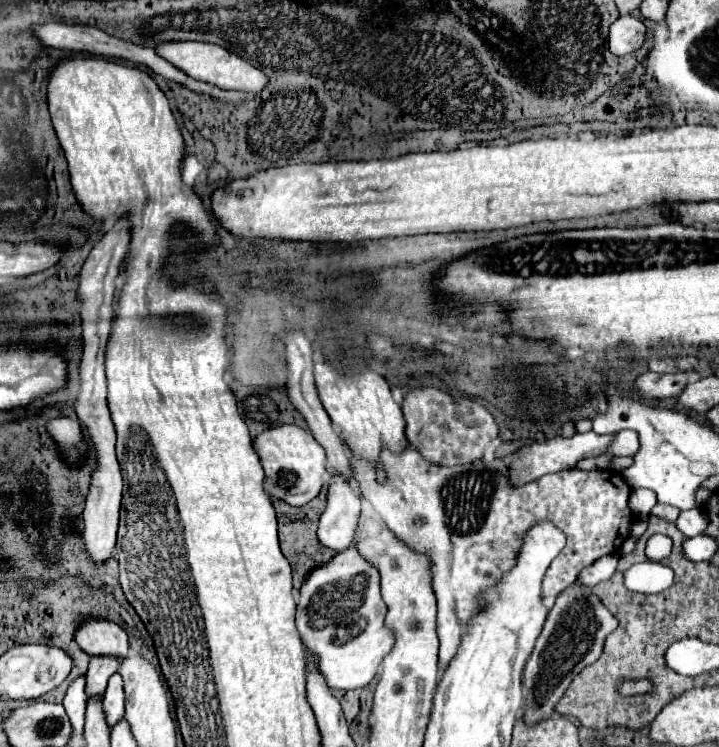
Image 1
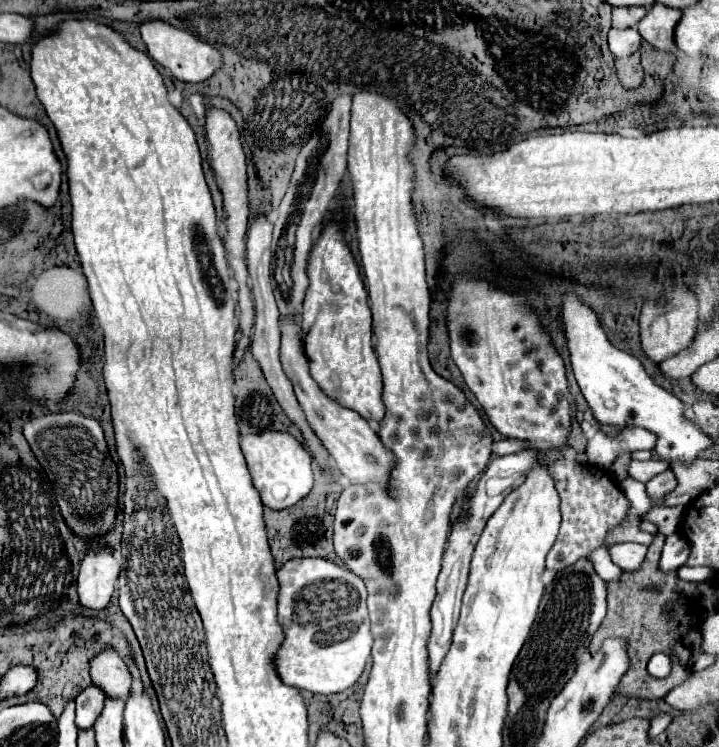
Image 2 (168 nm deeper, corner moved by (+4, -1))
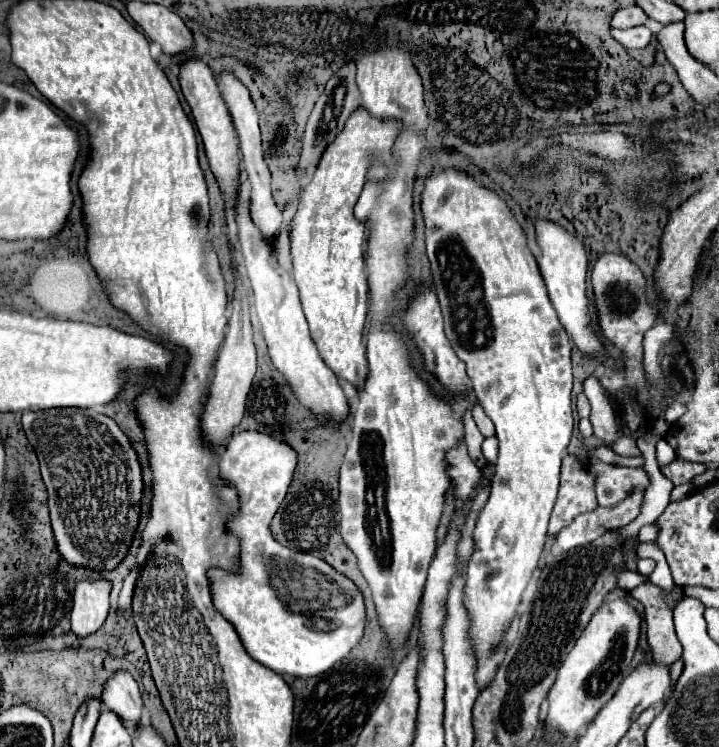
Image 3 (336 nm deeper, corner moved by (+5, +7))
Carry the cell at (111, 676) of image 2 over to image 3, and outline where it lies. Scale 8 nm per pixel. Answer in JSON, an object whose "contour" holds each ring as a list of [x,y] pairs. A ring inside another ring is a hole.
{"contour":[[[116,670],[102,688],[102,702],[108,710],[116,712],[124,724],[134,728],[140,724],[142,718],[142,694],[132,678],[130,672],[126,670]]]}

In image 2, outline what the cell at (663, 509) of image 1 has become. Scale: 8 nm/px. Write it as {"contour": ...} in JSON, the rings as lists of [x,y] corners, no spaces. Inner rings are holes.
{"contour":[[[667,470],[667,472],[663,472],[663,474],[657,474],[655,478],[651,478],[651,480],[647,482],[649,494],[655,496],[657,500],[659,500],[661,496],[665,496],[667,492],[675,490],[675,486],[677,486],[677,478],[675,478],[675,474],[673,474],[671,470]]]}

